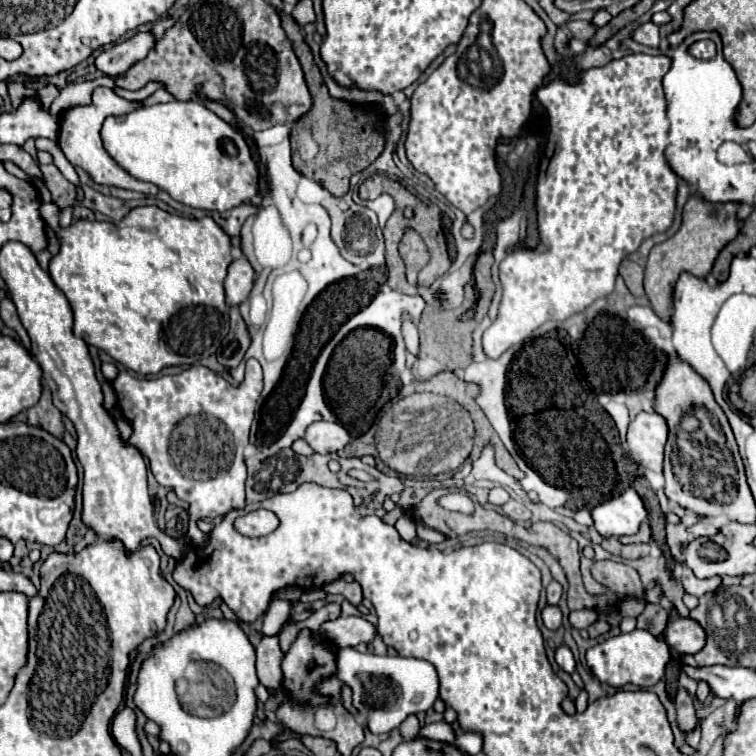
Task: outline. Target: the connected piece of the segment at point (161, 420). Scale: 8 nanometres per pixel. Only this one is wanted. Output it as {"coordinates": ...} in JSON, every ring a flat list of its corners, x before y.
{"coordinates":[[256,359,246,361,246,375,238,387,230,385,226,379,202,365,188,367,178,375,162,375,156,379,138,379,130,371,120,371,120,375,112,381,112,387,116,391,120,411,134,429,128,443,138,447,140,453,146,453,150,461,150,471,154,473,156,481,164,487,170,487,178,495,178,499,188,503,188,536,192,544,204,547,208,543,208,534,197,527,198,519,218,519,230,509,244,509,246,465,242,459,242,451,244,445,248,445,256,399,262,391,260,363]]}

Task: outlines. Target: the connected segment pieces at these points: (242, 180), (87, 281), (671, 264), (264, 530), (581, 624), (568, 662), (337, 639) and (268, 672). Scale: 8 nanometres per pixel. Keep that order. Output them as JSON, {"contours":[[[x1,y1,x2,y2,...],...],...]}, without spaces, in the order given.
{"contours":[[[172,101,152,107,140,107,122,117,108,117,102,125,102,141,110,157,132,177,154,183,172,199,208,211,228,211,258,195,258,165,250,155,246,141,232,125,206,109,200,101]],[[54,202,42,203,40,213,62,239,60,253,52,257,48,273,72,307,74,333,80,339,142,375,158,373,170,365,194,365,216,353,228,333,222,283,232,263,232,241,212,217,188,219,162,211,156,205,144,205,134,207,118,223,80,219,62,229,60,211]],[[692,195,684,205,684,219,682,219,682,227,678,229,678,233,674,237,670,237,668,241,652,247,648,263,646,263,644,289,646,289,646,295,648,295,654,311,662,319,670,317,672,289,674,289,674,283,678,281,680,273,688,271,688,273,694,273,696,277,704,277,712,269,712,263,714,263,716,255,720,253,720,249,738,235,738,229,740,229,738,217,736,217,738,209,740,209,740,203,714,205,706,199,702,199,700,195]],[[252,511,236,519,236,531,246,537,262,537,276,529,278,517,272,511]],[[580,609,580,611,572,611,570,613,570,623,578,631,588,629,596,619,598,619,598,613,594,609]],[[562,643,558,649,556,649,556,663,566,671,566,673,574,673,574,657,572,657,572,651,566,643]],[[338,617,336,621,324,621,320,635,334,641,338,647,354,647,356,643,370,643,376,635,376,627,362,617]],[[278,635,262,637,262,641,256,645,256,673,258,681,268,689,274,691,282,687,284,673,282,673,282,659,284,653,278,645]]]}

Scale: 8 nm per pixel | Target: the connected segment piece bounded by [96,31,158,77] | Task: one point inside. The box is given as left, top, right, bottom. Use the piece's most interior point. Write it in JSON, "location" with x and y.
{"location":[114,61]}

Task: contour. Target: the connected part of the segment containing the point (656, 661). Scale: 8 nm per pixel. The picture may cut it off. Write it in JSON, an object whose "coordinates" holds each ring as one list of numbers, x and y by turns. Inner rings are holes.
{"coordinates":[[634,629,632,633,610,637,586,651,586,663,590,671,598,677,598,681,614,687,624,687,626,683,634,683,638,687,652,687,662,679,666,663,670,659,672,659,672,653,666,641,642,629]]}

